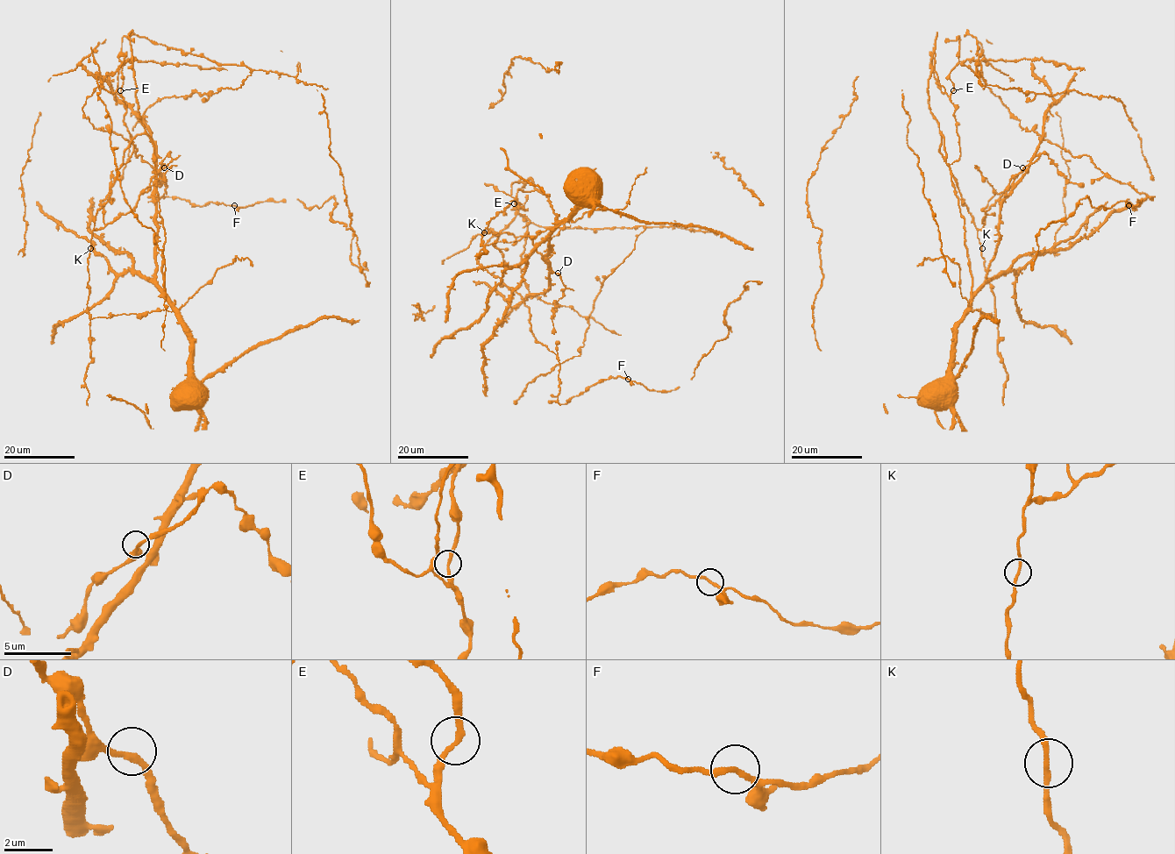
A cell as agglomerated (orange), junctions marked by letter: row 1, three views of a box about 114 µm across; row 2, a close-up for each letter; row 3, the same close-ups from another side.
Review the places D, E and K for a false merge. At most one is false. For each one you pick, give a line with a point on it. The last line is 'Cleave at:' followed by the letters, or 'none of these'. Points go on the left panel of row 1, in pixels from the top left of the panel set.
Cleave at: none of these

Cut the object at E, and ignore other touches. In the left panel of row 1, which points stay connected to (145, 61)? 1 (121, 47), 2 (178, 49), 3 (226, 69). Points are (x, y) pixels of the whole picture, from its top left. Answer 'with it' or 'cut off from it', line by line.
1: with it
2: cut off from it
3: with it

